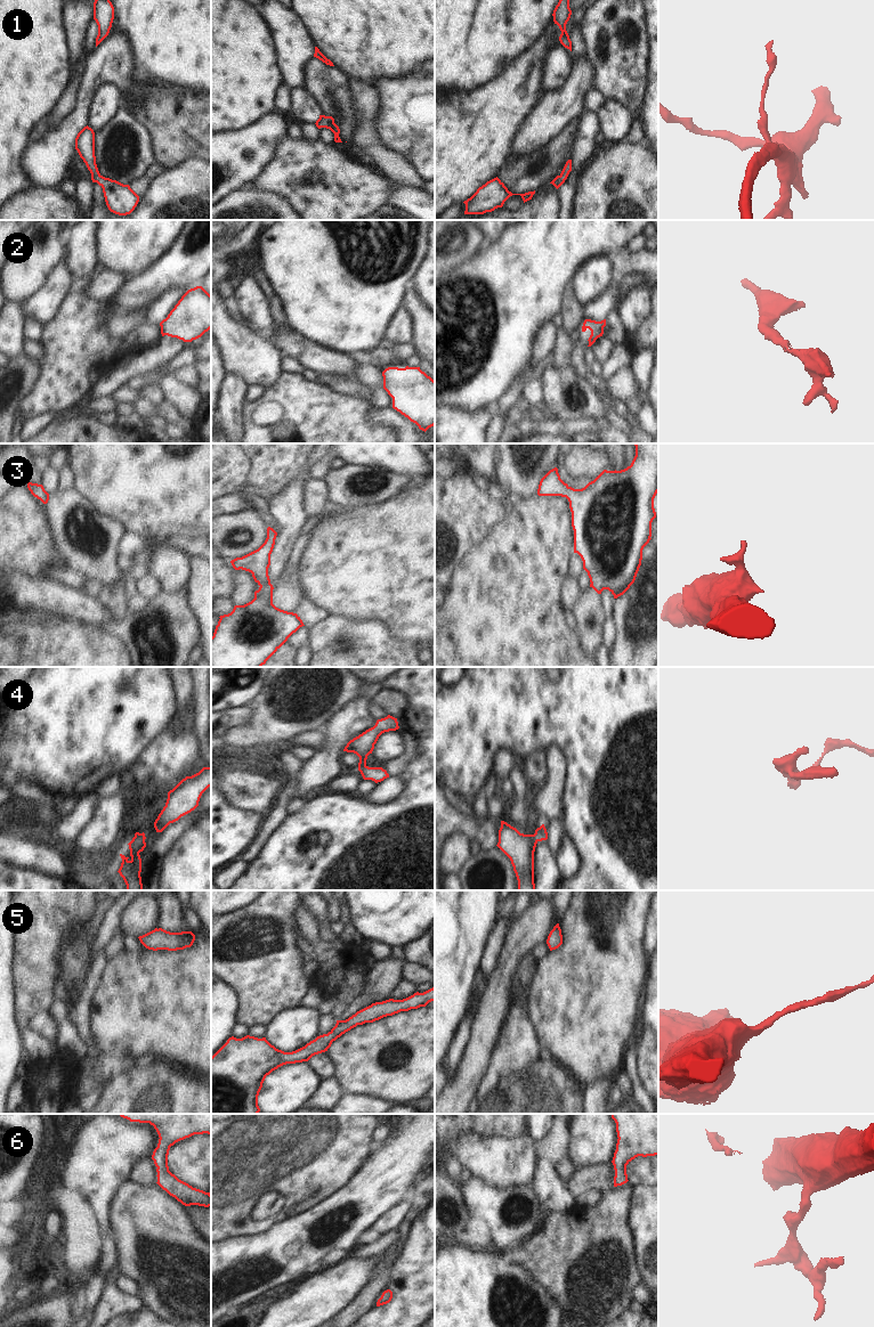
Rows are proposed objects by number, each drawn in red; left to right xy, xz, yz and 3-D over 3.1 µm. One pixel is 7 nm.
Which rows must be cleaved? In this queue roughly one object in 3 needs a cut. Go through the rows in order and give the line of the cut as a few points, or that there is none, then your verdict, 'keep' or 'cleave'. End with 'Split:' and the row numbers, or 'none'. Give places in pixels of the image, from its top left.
1: no cut; keep
2: no cut; keep
3: no cut; keep
4: no cut; keep
5: no cut; keep
6: no cut; keep
Split: none

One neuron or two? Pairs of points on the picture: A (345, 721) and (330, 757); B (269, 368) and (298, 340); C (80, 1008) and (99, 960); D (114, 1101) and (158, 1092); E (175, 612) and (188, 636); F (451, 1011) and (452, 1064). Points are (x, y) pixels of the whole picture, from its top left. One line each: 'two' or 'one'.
A: one
B: two
C: one
D: one
E: one
F: two

